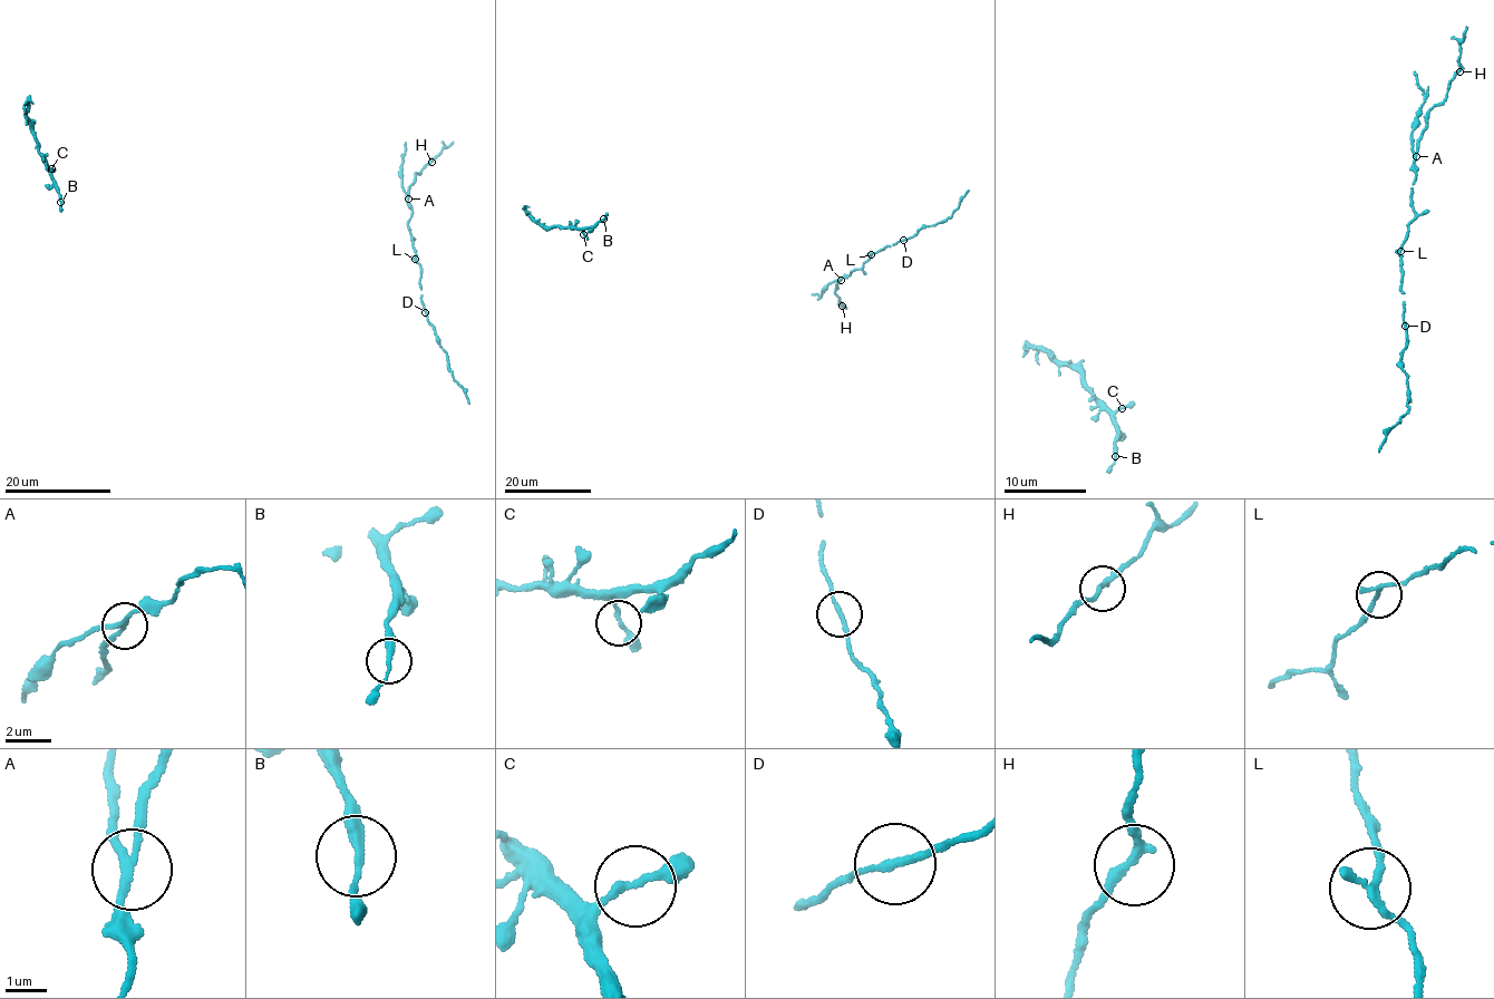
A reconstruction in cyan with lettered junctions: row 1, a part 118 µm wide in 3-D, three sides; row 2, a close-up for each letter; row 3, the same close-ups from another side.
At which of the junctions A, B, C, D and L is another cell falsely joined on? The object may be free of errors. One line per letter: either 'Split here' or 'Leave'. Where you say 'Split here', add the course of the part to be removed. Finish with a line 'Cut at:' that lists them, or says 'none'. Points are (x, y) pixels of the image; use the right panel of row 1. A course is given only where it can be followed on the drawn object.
A: Split here. Course of the part to remove: (1416, 156), (1416, 139), (1426, 123), (1427, 110), (1446, 96), (1454, 74), (1461, 67), (1459, 49), (1467, 27)
B: Leave
C: Leave
D: Leave
L: Leave
Cut at: A

